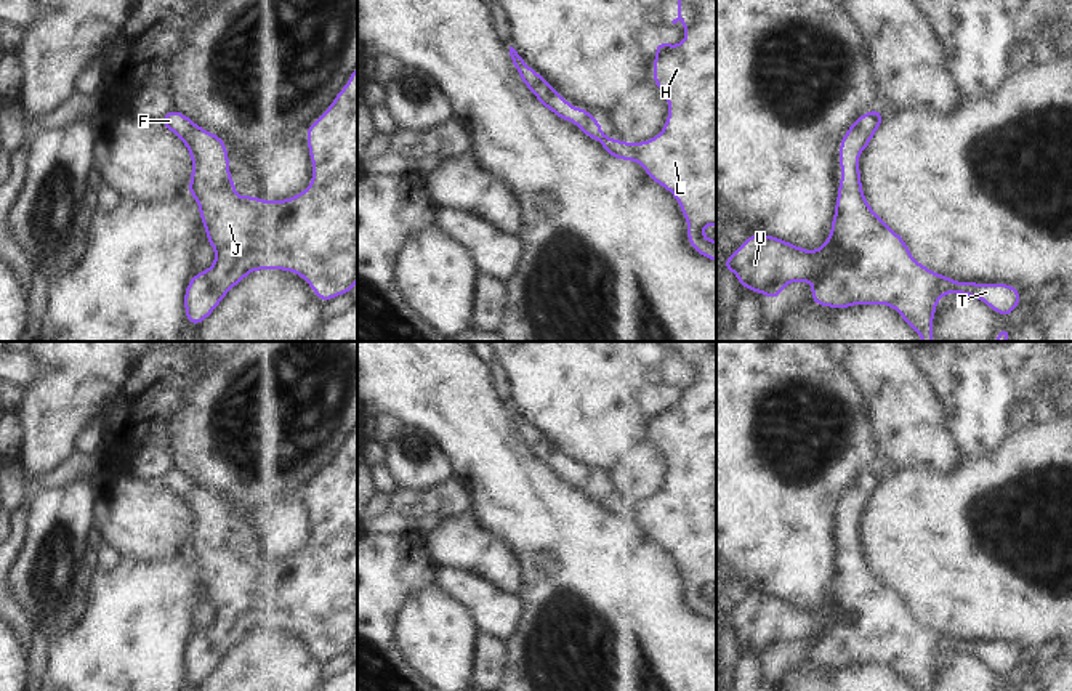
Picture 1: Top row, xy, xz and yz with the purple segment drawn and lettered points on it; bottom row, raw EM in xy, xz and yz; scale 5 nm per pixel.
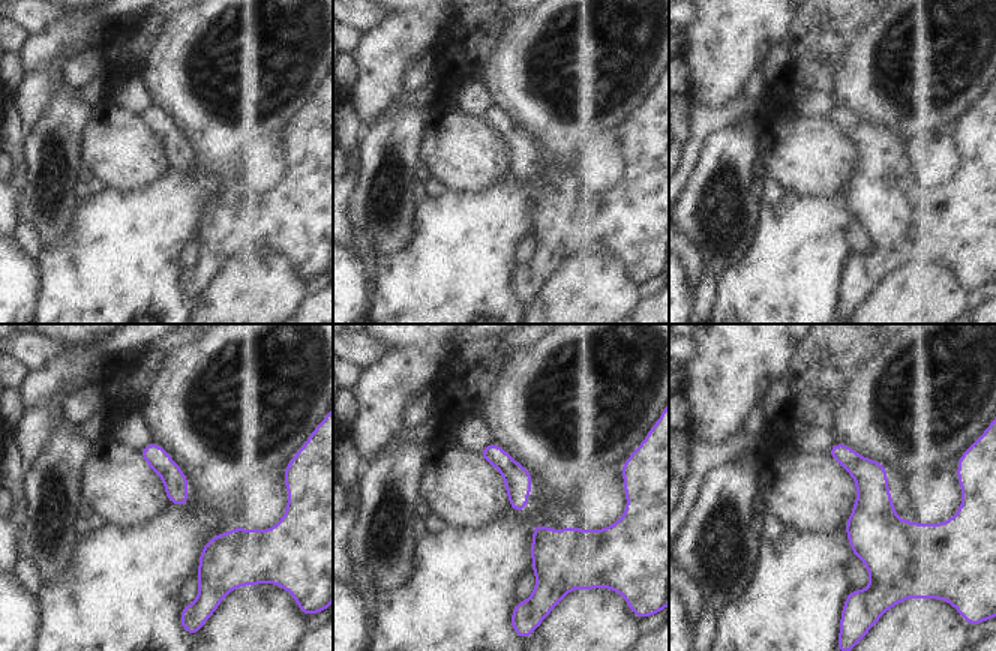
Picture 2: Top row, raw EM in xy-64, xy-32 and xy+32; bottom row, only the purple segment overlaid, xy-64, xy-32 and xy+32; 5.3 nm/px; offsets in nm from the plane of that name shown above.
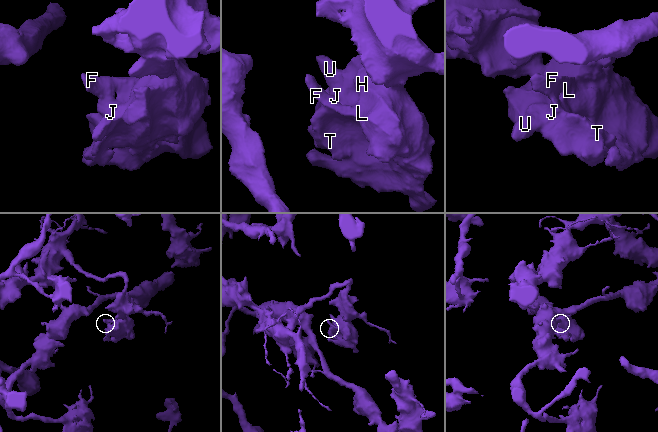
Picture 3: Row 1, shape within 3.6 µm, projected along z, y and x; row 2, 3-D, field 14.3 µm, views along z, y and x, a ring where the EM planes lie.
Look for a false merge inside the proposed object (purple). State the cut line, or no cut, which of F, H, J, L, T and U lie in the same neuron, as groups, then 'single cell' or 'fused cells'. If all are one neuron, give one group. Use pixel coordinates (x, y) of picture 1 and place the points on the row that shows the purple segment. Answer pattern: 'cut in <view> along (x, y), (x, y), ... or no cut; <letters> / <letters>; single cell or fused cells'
no cut; F H J L T U; single cell

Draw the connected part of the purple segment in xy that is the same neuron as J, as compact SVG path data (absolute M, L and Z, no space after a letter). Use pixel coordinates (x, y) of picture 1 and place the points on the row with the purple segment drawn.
M357 67L327 111L306 128L312 181L285 200L237 197L224 138L197 127L176 109L167 111L160 122L178 135L189 151L192 180L187 192L199 204L207 242L216 252L213 265L192 274L184 290L189 325L204 322L234 285L260 269L282 269L301 276L324 305L338 295L353 293L357 282Z

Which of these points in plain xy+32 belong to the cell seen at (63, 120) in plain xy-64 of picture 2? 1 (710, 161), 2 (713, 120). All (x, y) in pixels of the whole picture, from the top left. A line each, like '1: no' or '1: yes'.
1: yes
2: no

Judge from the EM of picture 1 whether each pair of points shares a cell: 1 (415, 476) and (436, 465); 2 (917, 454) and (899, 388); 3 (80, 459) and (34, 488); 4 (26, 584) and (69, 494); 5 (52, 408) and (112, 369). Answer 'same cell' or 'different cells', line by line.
1: same cell
2: same cell
3: same cell
4: same cell
5: same cell

